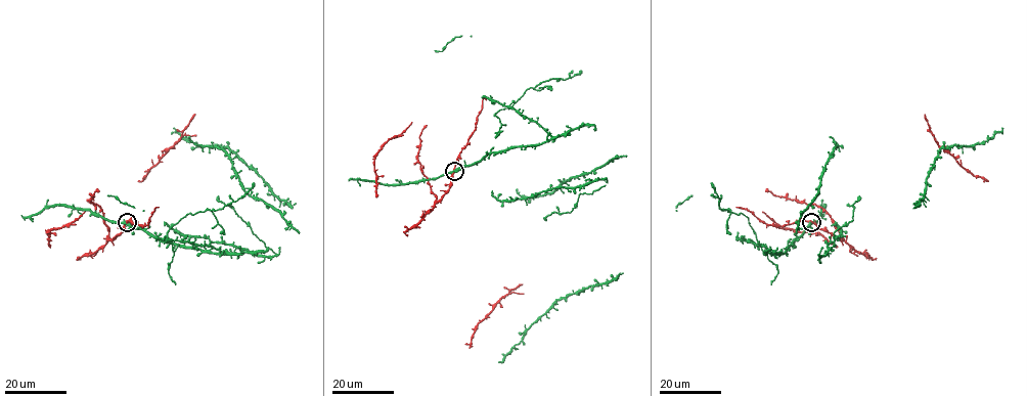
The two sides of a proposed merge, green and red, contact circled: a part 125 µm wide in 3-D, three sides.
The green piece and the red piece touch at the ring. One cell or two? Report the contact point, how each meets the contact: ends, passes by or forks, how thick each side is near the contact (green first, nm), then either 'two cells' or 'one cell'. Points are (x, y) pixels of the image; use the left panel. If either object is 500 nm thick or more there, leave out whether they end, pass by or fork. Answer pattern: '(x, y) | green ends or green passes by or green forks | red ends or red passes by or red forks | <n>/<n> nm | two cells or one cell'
(127, 222) | 500/500 nm | two cells

